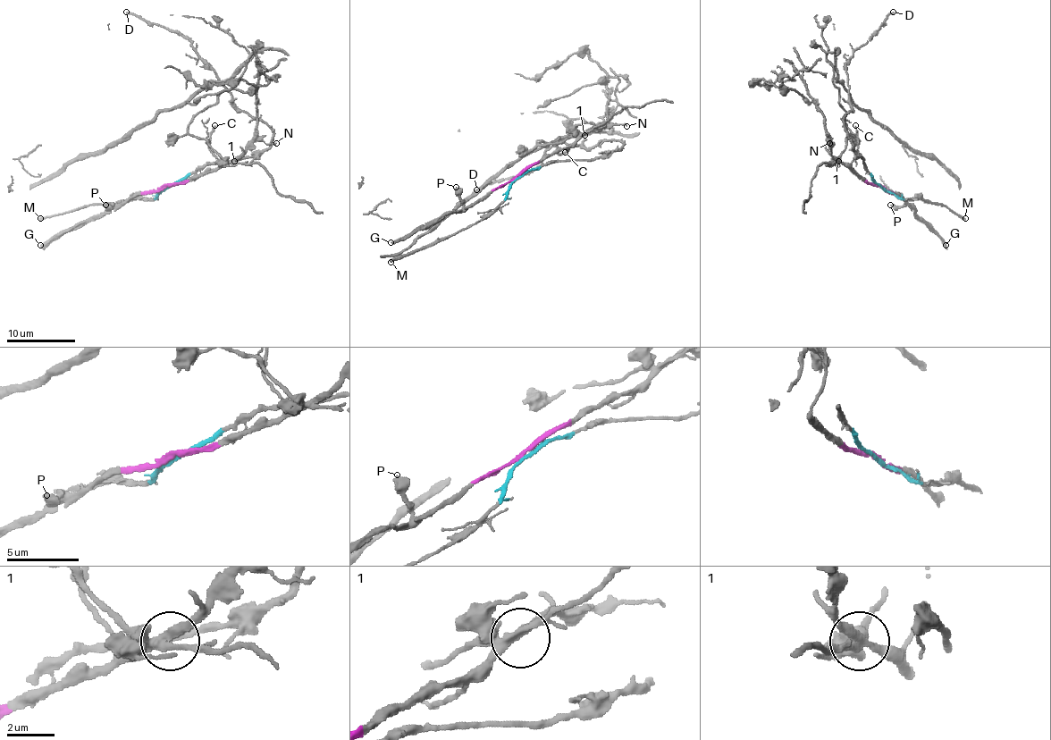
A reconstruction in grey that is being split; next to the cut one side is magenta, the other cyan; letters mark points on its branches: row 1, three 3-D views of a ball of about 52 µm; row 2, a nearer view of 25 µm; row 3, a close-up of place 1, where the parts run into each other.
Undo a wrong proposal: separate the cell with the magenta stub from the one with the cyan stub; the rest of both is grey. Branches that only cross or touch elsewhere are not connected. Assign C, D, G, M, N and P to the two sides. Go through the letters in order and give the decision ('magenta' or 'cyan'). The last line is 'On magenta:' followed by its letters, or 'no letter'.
C: magenta
D: cyan
G: magenta
M: cyan
N: magenta
P: magenta
On magenta: C, G, N, P

